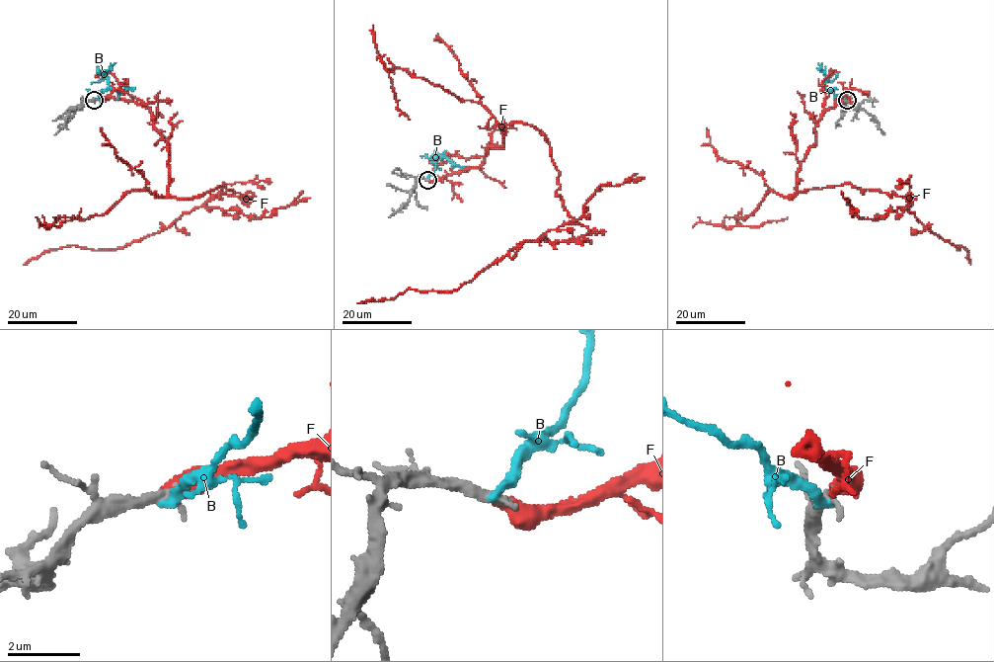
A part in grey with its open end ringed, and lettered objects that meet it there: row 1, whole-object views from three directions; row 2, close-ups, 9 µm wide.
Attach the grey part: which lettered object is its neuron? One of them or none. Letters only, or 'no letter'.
F

